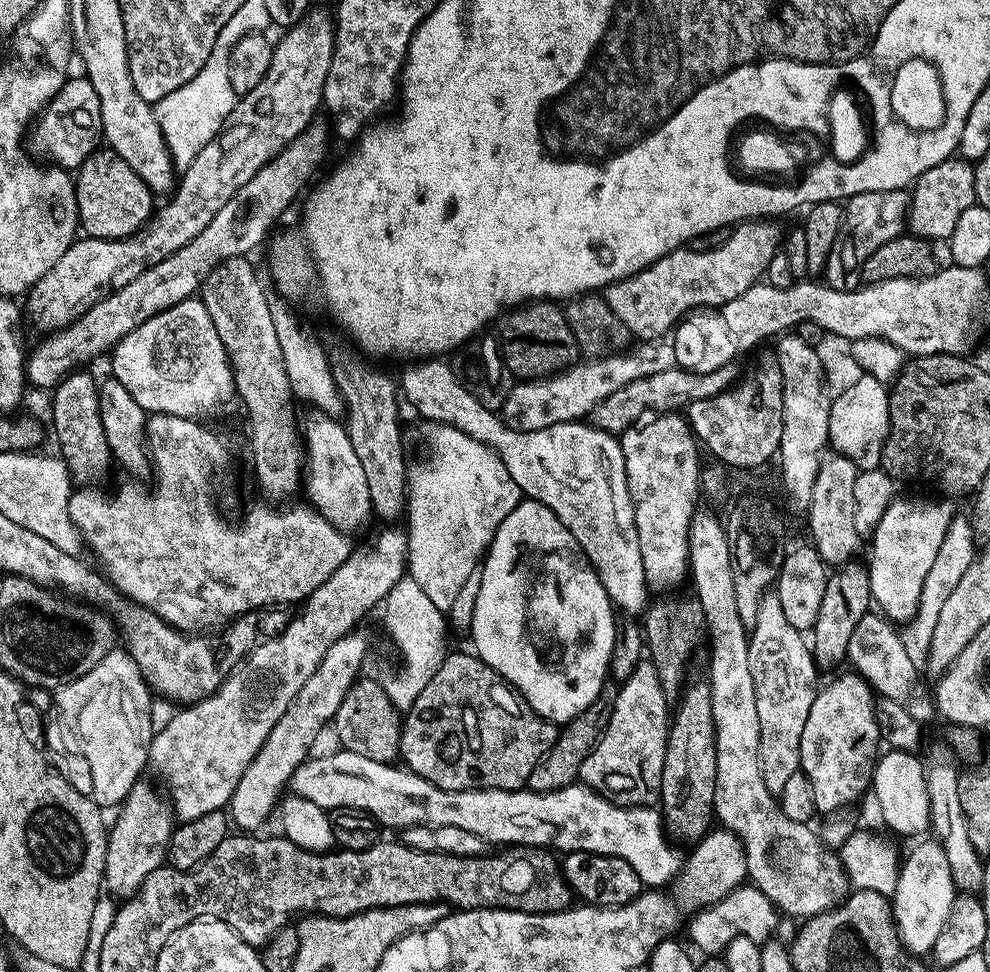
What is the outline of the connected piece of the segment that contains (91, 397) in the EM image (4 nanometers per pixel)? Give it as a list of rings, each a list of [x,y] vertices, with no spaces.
[[[73,370],[51,389],[52,396],[52,428],[56,431],[56,444],[58,455],[68,467],[68,474],[73,481],[80,486],[92,486],[108,472],[108,467],[113,467],[114,457],[110,446],[106,442],[106,430],[102,430],[102,418],[100,417],[100,391],[97,377],[92,377],[88,370]]]

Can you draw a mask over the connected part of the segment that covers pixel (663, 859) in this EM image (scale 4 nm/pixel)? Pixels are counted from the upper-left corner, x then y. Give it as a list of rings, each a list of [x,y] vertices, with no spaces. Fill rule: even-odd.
[[[335,750],[329,756],[313,755],[311,758],[304,760],[298,766],[298,770],[294,770],[290,781],[290,788],[295,795],[302,798],[310,798],[310,802],[314,802],[314,806],[331,810],[334,808],[353,808],[354,810],[362,810],[366,814],[373,816],[377,822],[385,829],[397,828],[403,830],[410,826],[459,826],[461,830],[471,830],[472,833],[478,834],[478,838],[488,841],[494,846],[527,846],[530,848],[542,848],[545,850],[555,850],[560,854],[570,852],[589,852],[590,854],[606,854],[614,858],[622,858],[626,862],[630,862],[630,866],[634,866],[634,870],[638,874],[641,885],[647,886],[652,890],[660,890],[665,886],[671,885],[673,881],[679,877],[682,871],[682,852],[680,852],[675,843],[670,839],[665,826],[661,809],[656,806],[634,806],[626,807],[625,804],[616,804],[612,800],[607,800],[600,792],[595,792],[592,788],[588,788],[585,784],[579,782],[566,786],[562,790],[554,790],[553,792],[533,792],[531,790],[517,790],[515,792],[507,792],[506,790],[498,790],[497,788],[471,788],[470,790],[442,790],[438,786],[434,786],[434,782],[426,782],[426,778],[422,778],[418,774],[409,772],[403,766],[393,766],[391,763],[383,764],[374,758],[366,758],[362,754],[354,754],[343,750]]]

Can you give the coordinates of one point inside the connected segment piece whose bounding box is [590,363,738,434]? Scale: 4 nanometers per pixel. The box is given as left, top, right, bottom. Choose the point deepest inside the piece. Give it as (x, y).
(669, 389)

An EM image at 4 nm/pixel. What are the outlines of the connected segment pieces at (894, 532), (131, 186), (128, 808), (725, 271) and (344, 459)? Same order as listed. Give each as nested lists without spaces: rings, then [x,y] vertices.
[[[920,498],[893,500],[870,538],[872,556],[868,558],[868,577],[872,599],[878,608],[882,608],[881,613],[893,623],[905,624],[917,612],[926,575],[934,566],[935,555],[956,515],[953,501],[946,498],[940,500],[939,503]]]
[[[111,150],[92,152],[74,176],[76,186],[76,215],[81,229],[99,240],[121,240],[135,236],[154,215],[154,194],[126,166],[123,158]]]
[[[141,778],[130,790],[130,794],[119,805],[116,821],[111,821],[108,833],[108,849],[104,863],[103,887],[113,892],[113,897],[131,898],[140,891],[142,882],[154,870],[165,867],[168,847],[172,841],[172,829],[178,821],[169,797],[159,787],[147,784]]]
[[[772,218],[741,222],[725,235],[720,248],[695,252],[685,246],[676,249],[675,252],[667,252],[662,259],[654,261],[641,272],[627,276],[624,280],[615,280],[603,289],[602,295],[607,300],[610,310],[614,310],[614,314],[618,314],[618,318],[622,318],[624,325],[631,330],[633,337],[644,342],[659,341],[659,336],[667,337],[692,308],[717,308],[719,304],[730,302],[730,298],[738,298],[738,294],[750,290],[750,286],[767,273],[770,262],[778,255],[778,249],[785,239],[785,229],[780,229],[776,224],[779,223]]]
[[[312,414],[302,428],[302,443],[306,453],[306,471],[302,484],[308,488],[311,507],[321,512],[333,526],[341,530],[360,528],[373,515],[370,482],[362,471],[362,462],[350,443],[343,423],[333,416]]]

